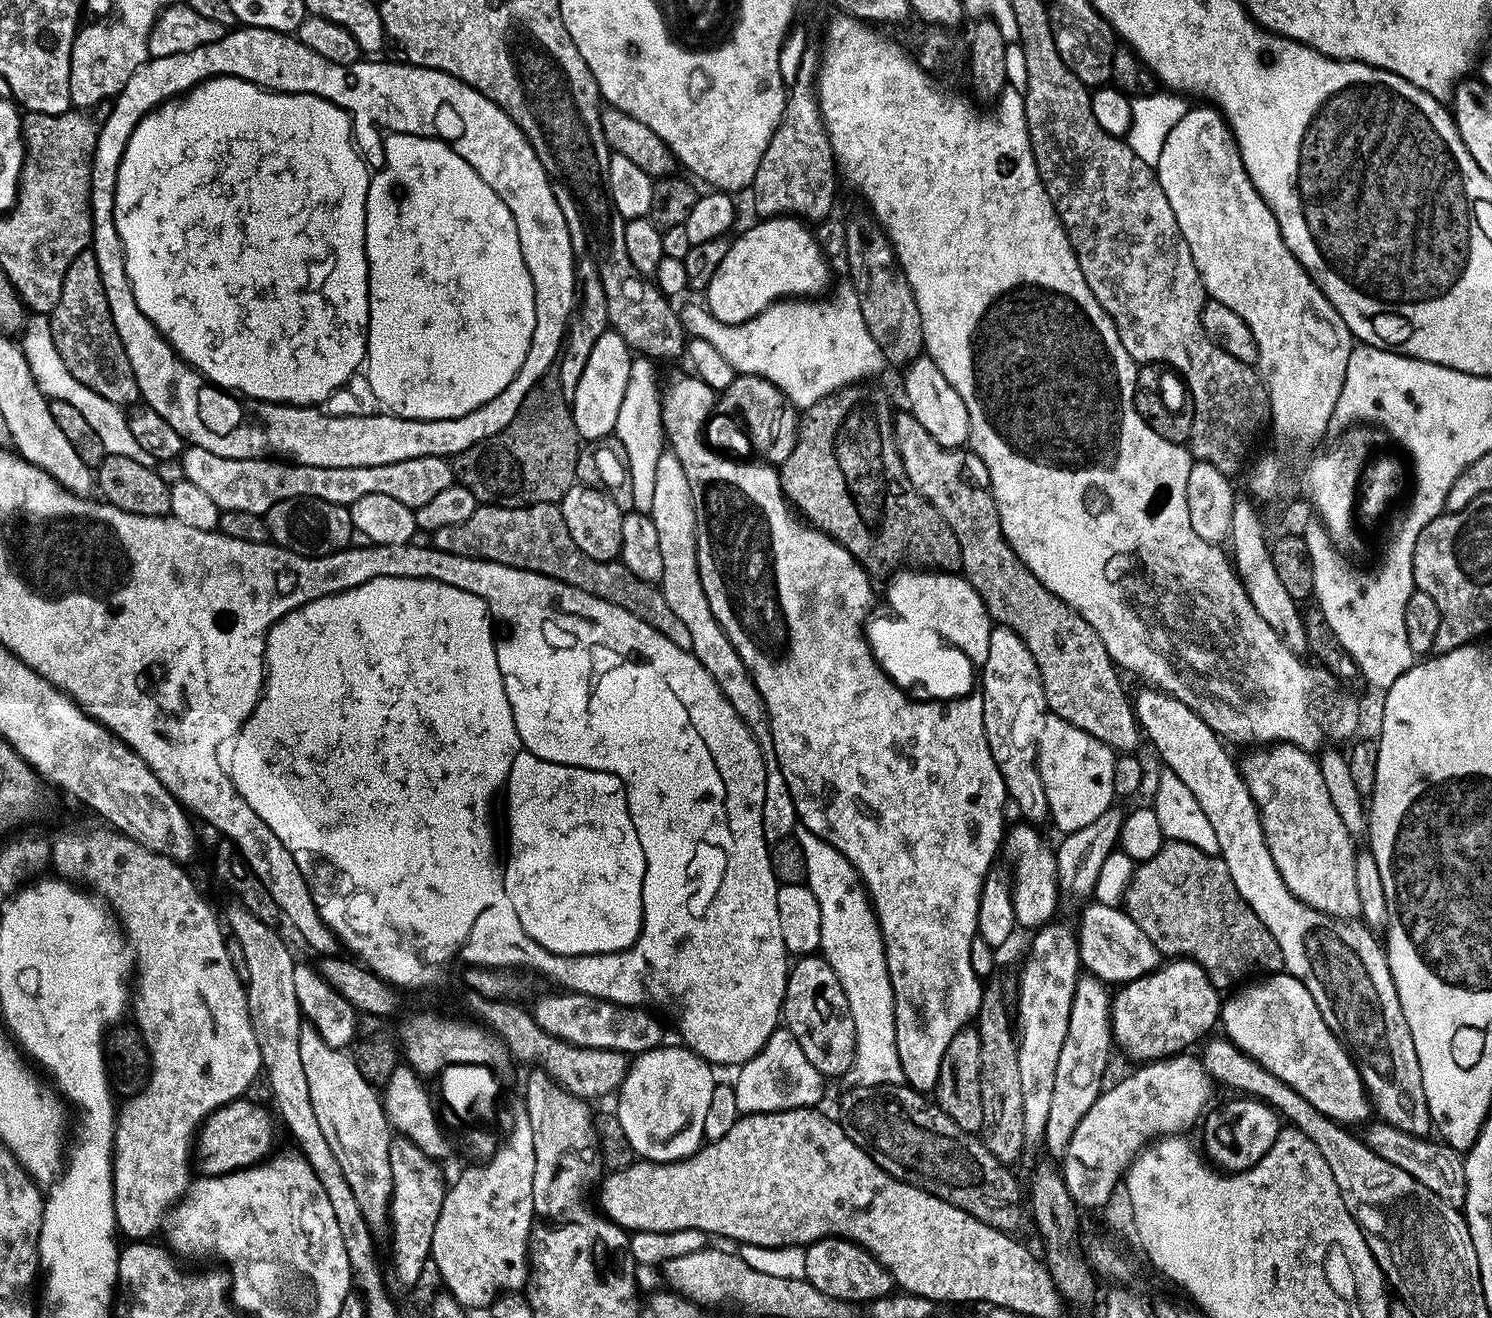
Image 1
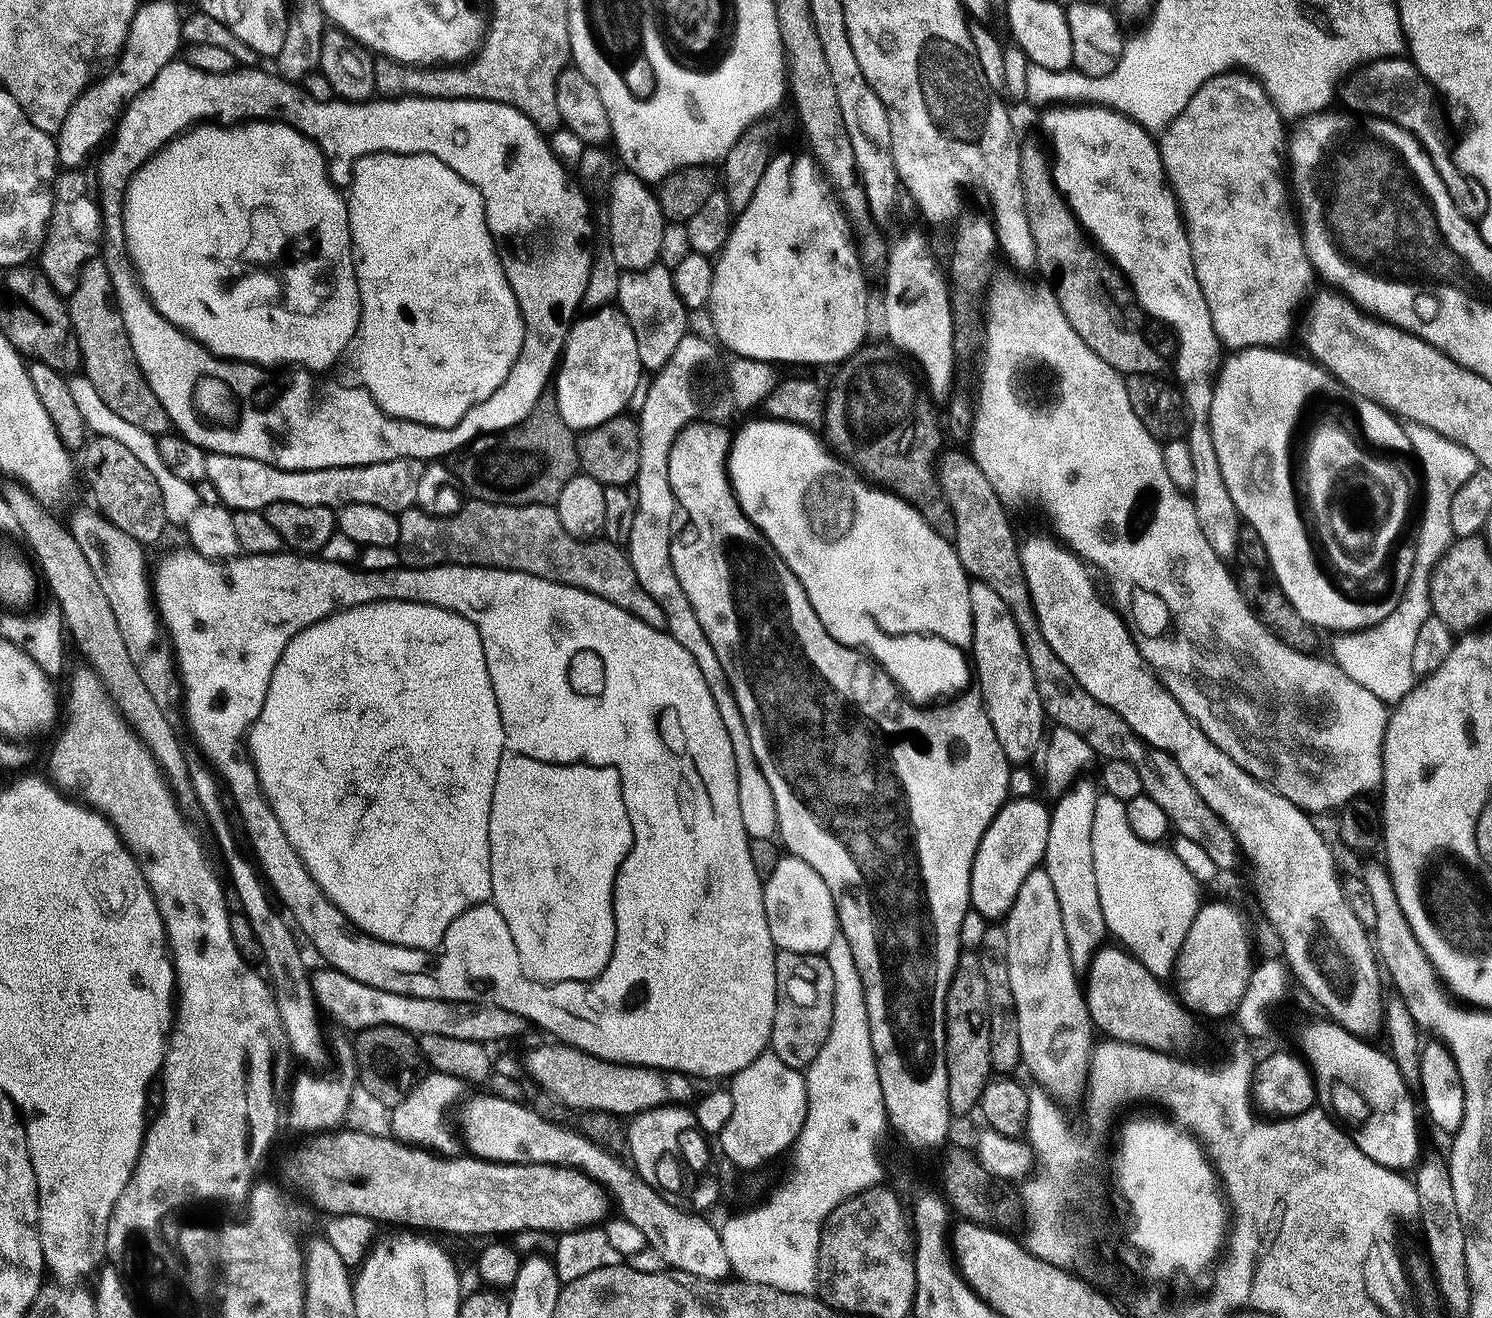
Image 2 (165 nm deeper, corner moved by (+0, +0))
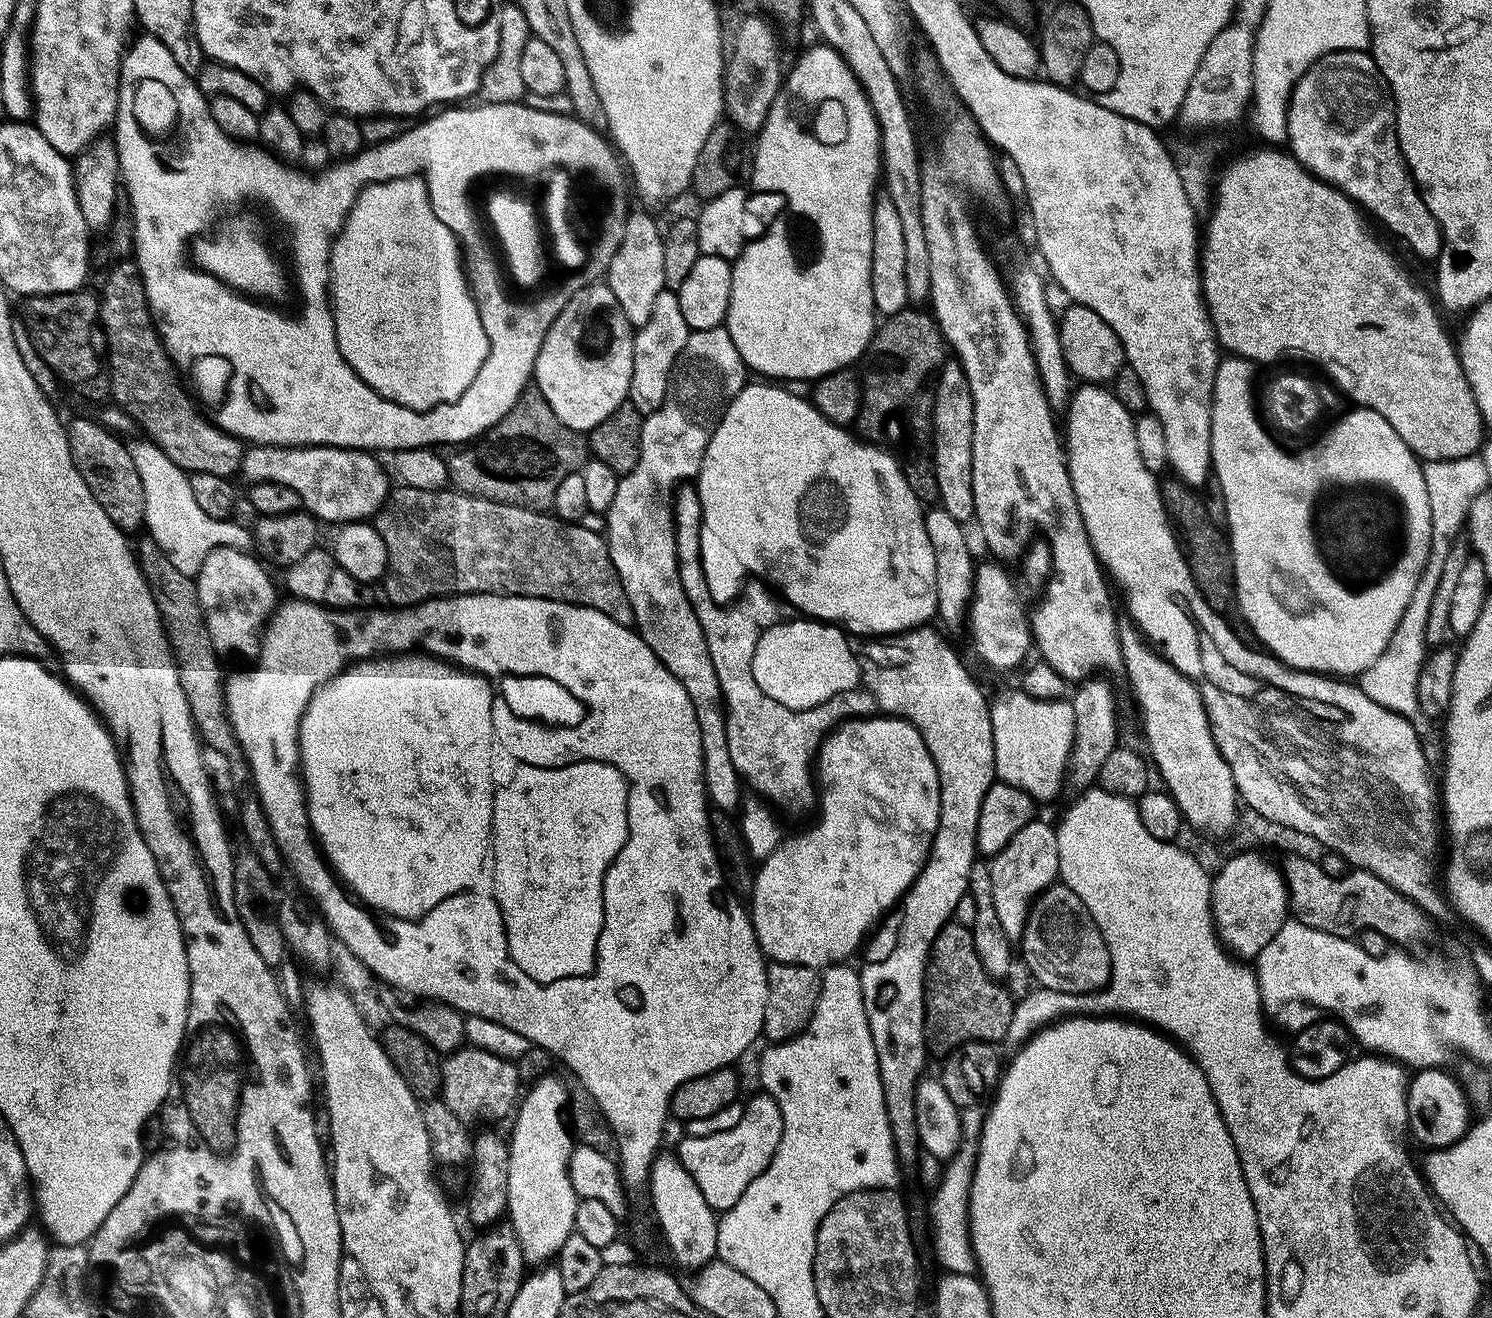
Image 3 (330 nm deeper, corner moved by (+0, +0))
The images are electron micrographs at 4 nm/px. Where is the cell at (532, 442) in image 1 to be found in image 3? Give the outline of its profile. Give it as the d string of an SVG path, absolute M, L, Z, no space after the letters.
M529 386L502 422L475 443L457 447L453 452L456 453L449 455L447 461L448 479L455 491L499 504L548 510L555 505L562 482L570 474L583 473L590 459L590 440L585 433L566 426L540 389Z

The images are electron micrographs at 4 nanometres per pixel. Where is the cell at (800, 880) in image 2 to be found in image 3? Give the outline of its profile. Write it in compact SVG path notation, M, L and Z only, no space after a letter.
M879 715L847 721L820 745L818 784L822 789L820 821L801 836L787 837L778 851L759 865L750 895L750 915L769 961L823 970L851 961L868 931L903 901L924 873L940 828L940 775L913 724Z

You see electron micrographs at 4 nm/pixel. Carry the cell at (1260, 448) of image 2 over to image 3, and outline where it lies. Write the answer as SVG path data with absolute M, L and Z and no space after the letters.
M1224 358L1220 361L1220 369L1216 375L1216 401L1212 404L1212 467L1214 469L1215 479L1220 479L1220 488L1224 491L1224 504L1228 507L1228 528L1230 533L1230 543L1232 545L1232 566L1234 569L1234 600L1240 604L1240 612L1244 615L1246 623L1252 627L1252 632L1261 640L1263 647L1267 649L1276 659L1281 660L1288 668L1295 672L1314 672L1317 676L1326 676L1329 678L1359 678L1382 654L1386 654L1386 646L1390 646L1390 638L1398 630L1406 610L1410 606L1410 598L1414 598L1414 590L1418 590L1418 582L1428 565L1428 559L1432 553L1432 538L1408 538L1408 556L1404 556L1404 564L1396 568L1396 576L1384 584L1384 588L1376 588L1374 598L1340 598L1344 596L1344 588L1336 584L1336 579L1332 579L1329 572L1324 572L1324 565L1320 564L1320 557L1311 545L1310 533L1310 509L1318 491L1327 483L1354 484L1354 483L1384 483L1394 482L1396 478L1386 478L1386 464L1376 464L1376 420L1379 414L1367 410L1352 410L1340 421L1336 432L1329 437L1316 452L1308 453L1308 456L1298 458L1298 462L1290 462L1287 454L1281 448L1272 444L1264 432L1256 424L1256 416L1252 416L1252 396L1248 392L1248 387L1252 385L1252 368L1254 364L1251 360L1241 360L1239 358Z

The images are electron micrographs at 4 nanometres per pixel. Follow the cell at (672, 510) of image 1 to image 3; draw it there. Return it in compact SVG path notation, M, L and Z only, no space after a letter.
M727 327L692 333L672 371L672 385L666 402L644 421L638 466L621 479L618 498L614 498L614 506L606 513L610 558L622 578L626 598L630 598L630 606L634 606L635 631L674 678L686 686L686 694L690 694L690 702L694 702L698 726L702 730L708 795L719 811L729 814L741 807L746 792L734 766L734 758L730 758L728 713L724 691L718 682L718 670L714 670L714 658L710 658L702 622L682 586L674 501L678 486L699 477L714 429L722 422L729 403L738 398L749 380L750 369L742 354L738 354L738 346L734 346L734 338L730 338Z

